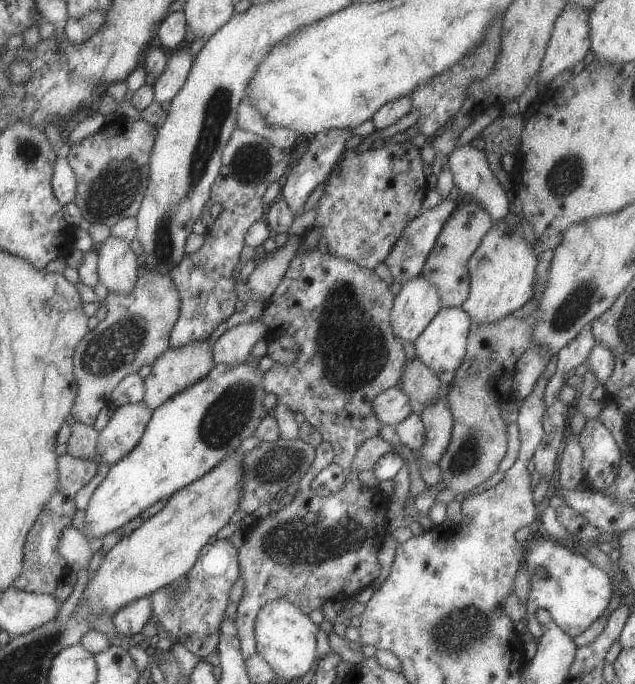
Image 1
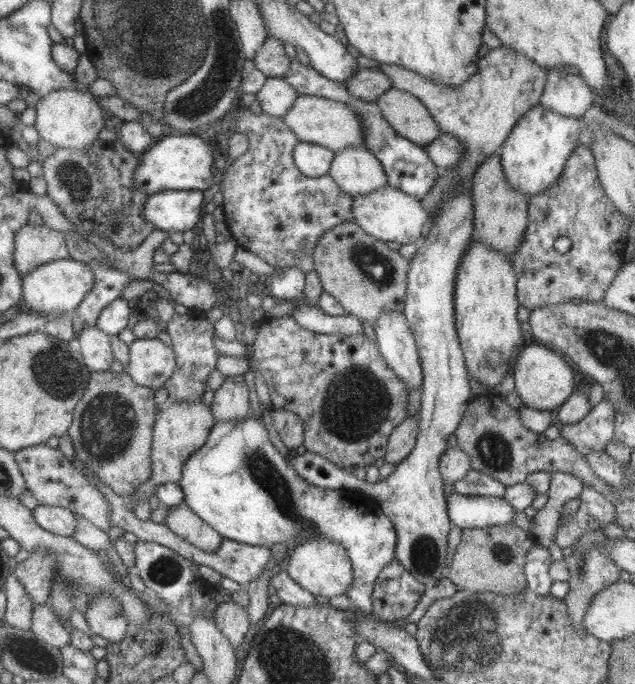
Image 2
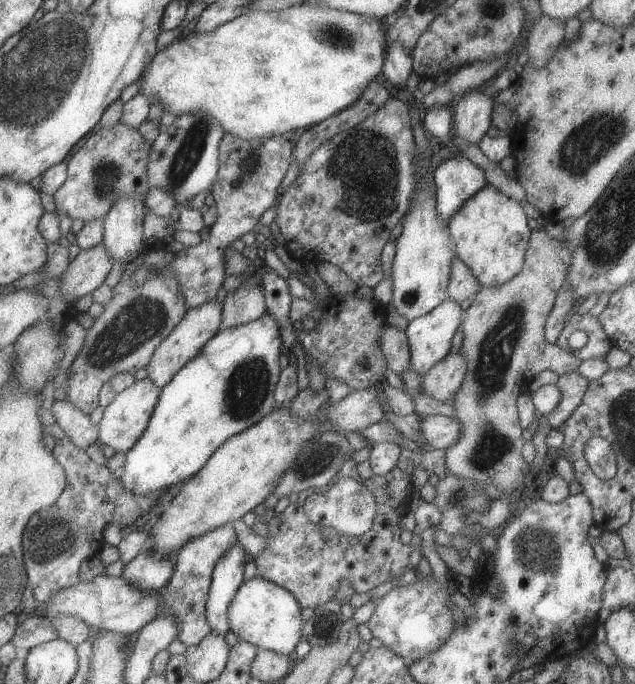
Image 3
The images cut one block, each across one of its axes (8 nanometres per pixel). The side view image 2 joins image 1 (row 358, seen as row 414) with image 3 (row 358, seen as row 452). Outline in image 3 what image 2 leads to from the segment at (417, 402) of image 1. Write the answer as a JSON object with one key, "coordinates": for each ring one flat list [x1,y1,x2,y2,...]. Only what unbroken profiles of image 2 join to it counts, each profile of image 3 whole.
{"coordinates":[[386,323,380,336,381,353,386,361,386,368,398,377,409,368,409,346,405,334]]}

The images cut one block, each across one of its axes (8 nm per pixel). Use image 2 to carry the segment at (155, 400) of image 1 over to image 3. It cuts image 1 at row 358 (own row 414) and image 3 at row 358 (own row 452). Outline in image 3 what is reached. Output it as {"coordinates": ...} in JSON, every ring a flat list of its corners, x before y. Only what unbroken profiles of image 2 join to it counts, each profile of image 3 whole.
{"coordinates":[[209,300,209,302,205,302,205,304,197,306,197,308,186,310,183,318,169,332,169,336,155,348,145,369,147,377,157,388,163,388,177,374,177,370,181,370,189,360,193,360,199,354,199,350,205,346,205,342,220,331,221,310,221,303,217,302,217,300]]}

